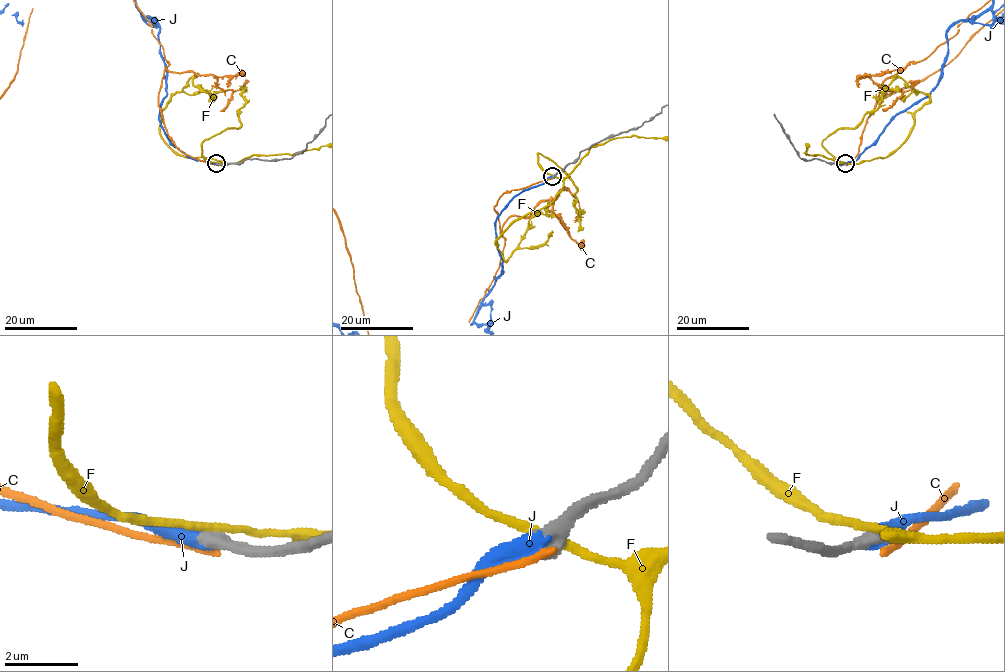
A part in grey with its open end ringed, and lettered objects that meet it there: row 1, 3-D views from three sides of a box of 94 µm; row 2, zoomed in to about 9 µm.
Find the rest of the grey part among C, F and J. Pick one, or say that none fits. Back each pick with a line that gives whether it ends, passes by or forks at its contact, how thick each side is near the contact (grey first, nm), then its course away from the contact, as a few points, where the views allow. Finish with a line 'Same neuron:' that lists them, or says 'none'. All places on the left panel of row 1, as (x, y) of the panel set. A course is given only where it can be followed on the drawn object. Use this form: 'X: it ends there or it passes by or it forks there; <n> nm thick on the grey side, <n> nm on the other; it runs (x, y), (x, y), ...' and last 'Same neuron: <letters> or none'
J: it ends there; 500 nm thick on the grey side, 440 nm on the other
Same neuron: J

